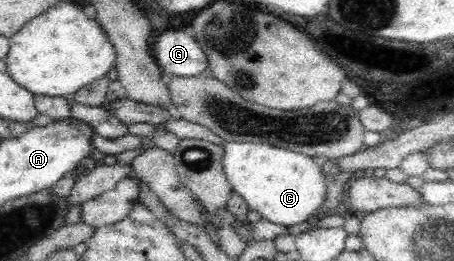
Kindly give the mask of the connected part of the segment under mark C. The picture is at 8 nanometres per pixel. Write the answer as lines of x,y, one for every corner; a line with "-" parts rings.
227,141
223,142
220,147
222,148
222,165
227,182
235,193
245,199
250,210
257,210
265,220
285,226
299,224
304,220
310,221
309,216
323,202
325,177
321,173
322,167
319,159
267,143

